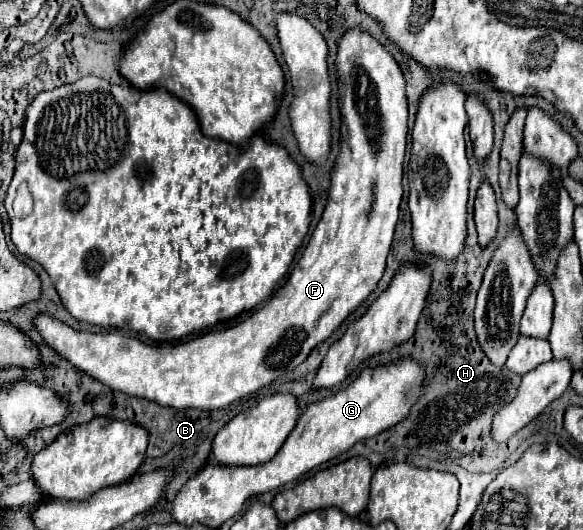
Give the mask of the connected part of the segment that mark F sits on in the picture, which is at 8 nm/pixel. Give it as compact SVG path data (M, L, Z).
M349 30L337 42L335 58L337 82L339 82L339 112L341 112L341 142L339 156L329 174L327 204L323 216L303 250L303 256L291 270L285 284L267 300L259 310L255 310L247 320L237 326L217 330L211 334L197 336L189 342L177 346L149 346L131 336L121 334L89 334L77 332L67 324L53 320L51 316L39 314L35 326L45 338L45 342L65 360L69 360L79 370L97 378L113 390L121 390L131 396L147 398L171 408L199 408L199 410L221 410L229 404L257 392L259 388L271 384L275 378L295 370L309 352L323 340L327 340L333 330L375 290L379 278L385 270L385 258L391 248L393 230L399 218L399 202L403 196L403 158L405 158L405 138L407 138L407 98L405 80L399 64L385 50L377 38L365 34L363 30Z

